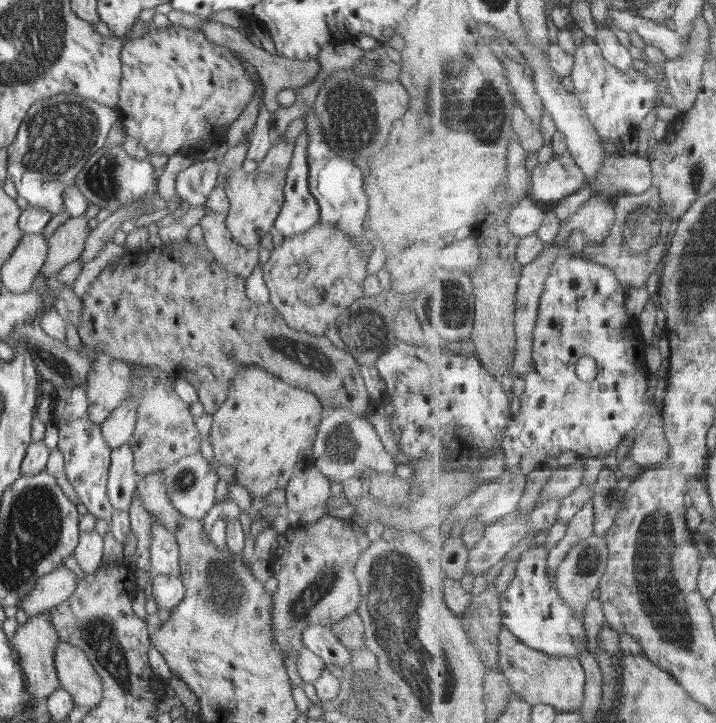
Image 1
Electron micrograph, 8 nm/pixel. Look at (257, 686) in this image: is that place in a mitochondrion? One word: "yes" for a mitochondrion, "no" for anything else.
no

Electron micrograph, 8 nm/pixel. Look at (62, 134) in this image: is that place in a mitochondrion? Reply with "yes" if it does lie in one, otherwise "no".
yes

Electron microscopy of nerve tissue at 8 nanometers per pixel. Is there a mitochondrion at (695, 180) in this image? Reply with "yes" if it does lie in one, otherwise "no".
yes

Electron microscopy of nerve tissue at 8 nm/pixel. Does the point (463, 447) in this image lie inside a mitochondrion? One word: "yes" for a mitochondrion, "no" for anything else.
no

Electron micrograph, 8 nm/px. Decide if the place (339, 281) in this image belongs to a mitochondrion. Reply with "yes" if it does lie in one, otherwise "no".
no

